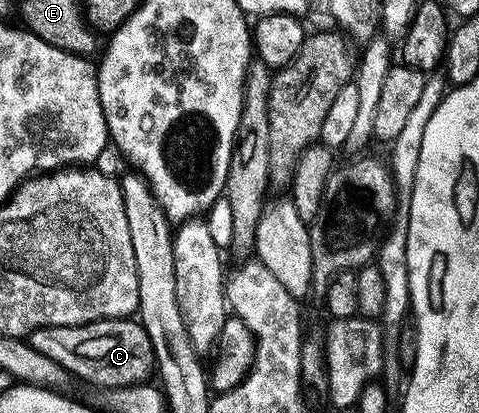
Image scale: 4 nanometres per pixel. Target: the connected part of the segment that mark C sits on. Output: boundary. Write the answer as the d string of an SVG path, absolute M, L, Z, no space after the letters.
M111 318L109 322L95 322L78 328L42 328L29 334L26 342L35 352L41 353L47 359L61 365L73 379L81 378L92 386L97 386L100 392L114 389L124 389L127 386L138 386L149 381L151 374L157 369L156 353L152 347L150 336L136 320L121 320Z

